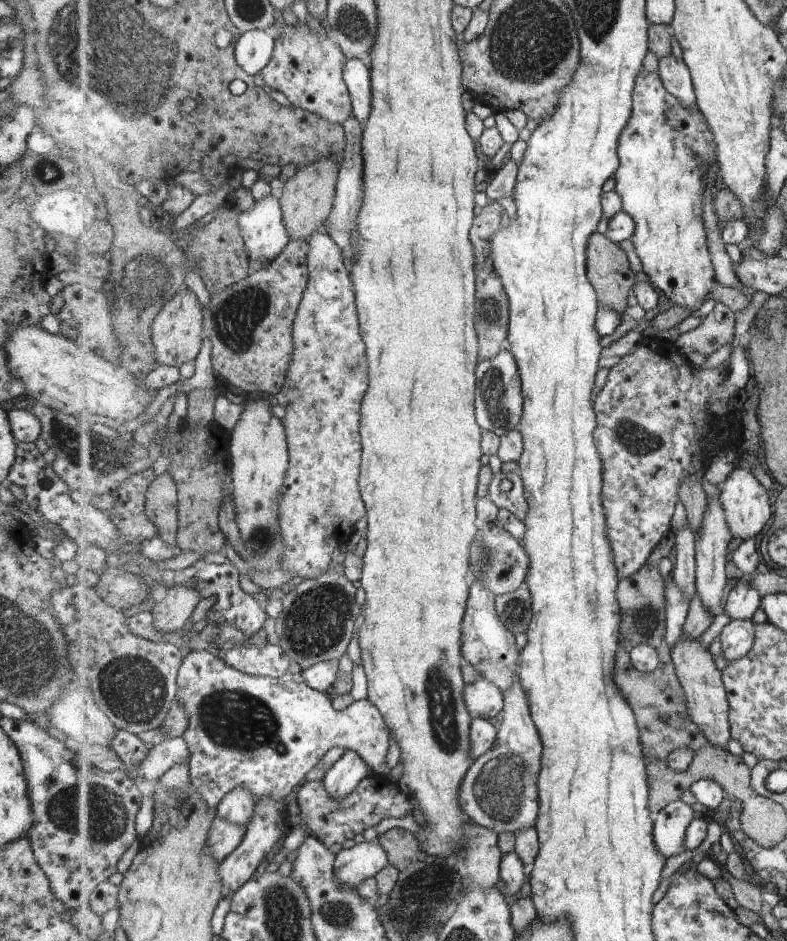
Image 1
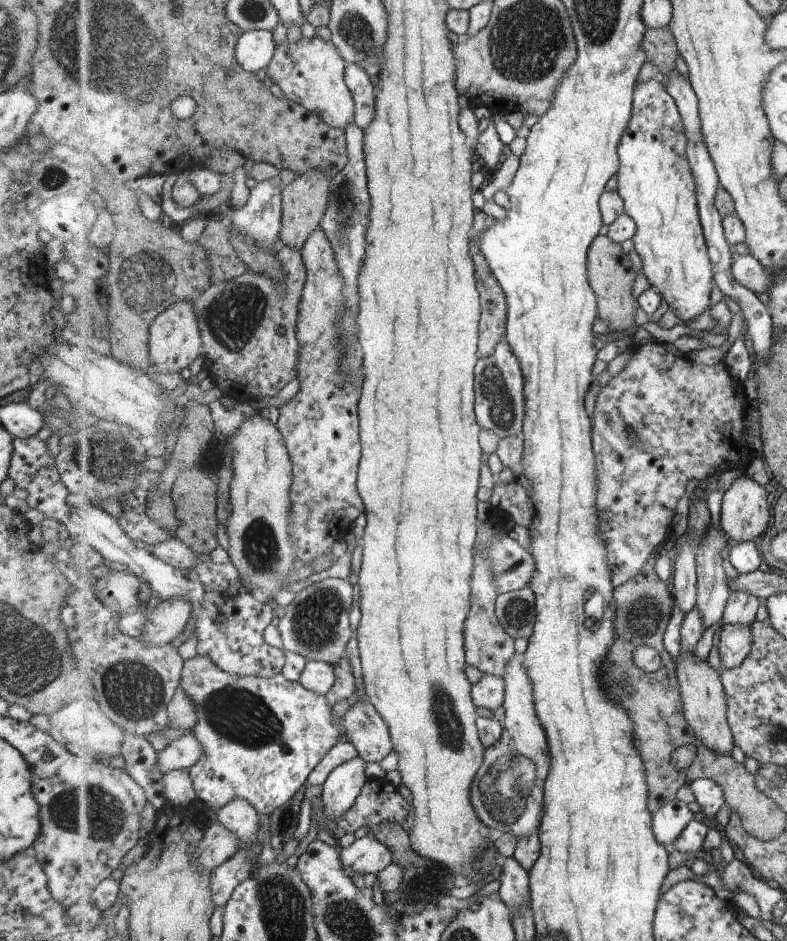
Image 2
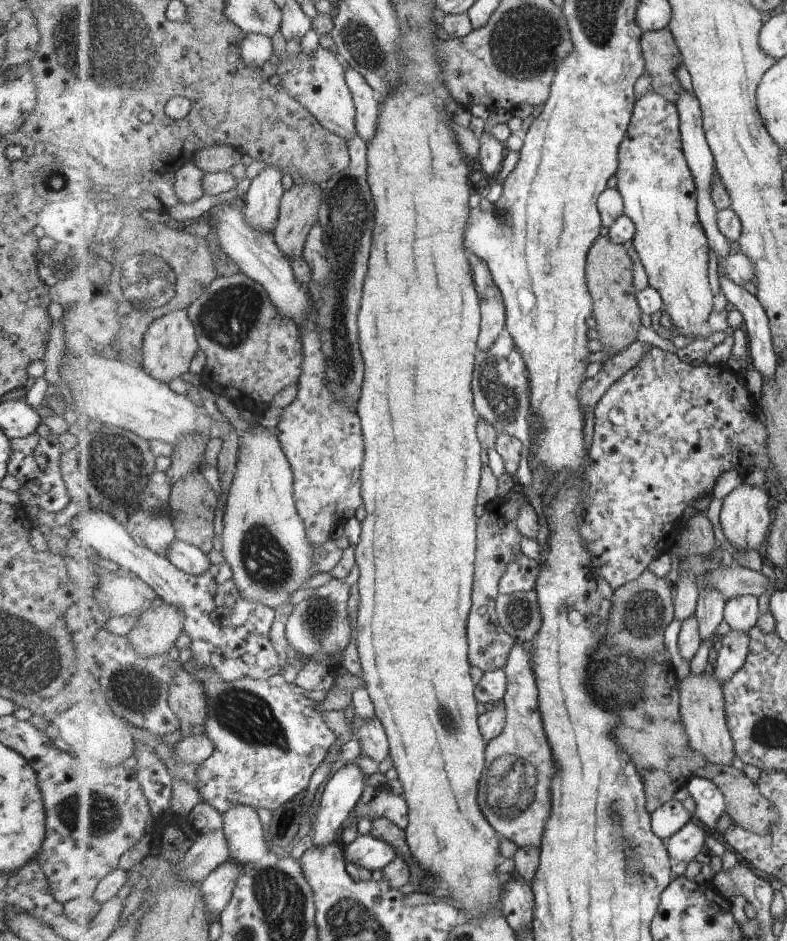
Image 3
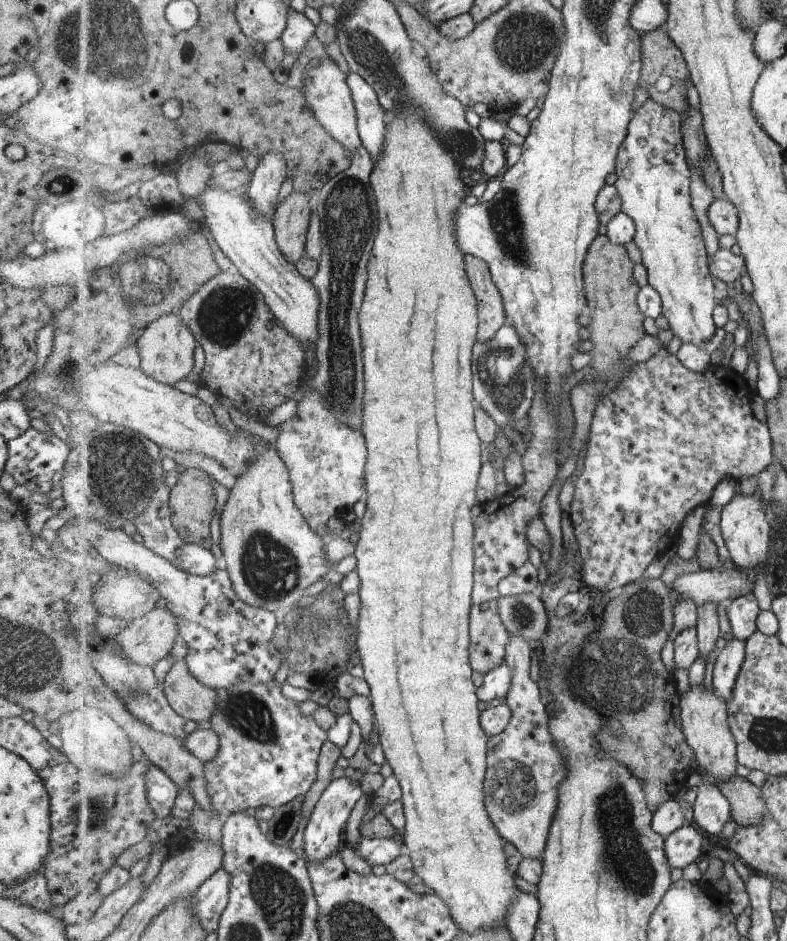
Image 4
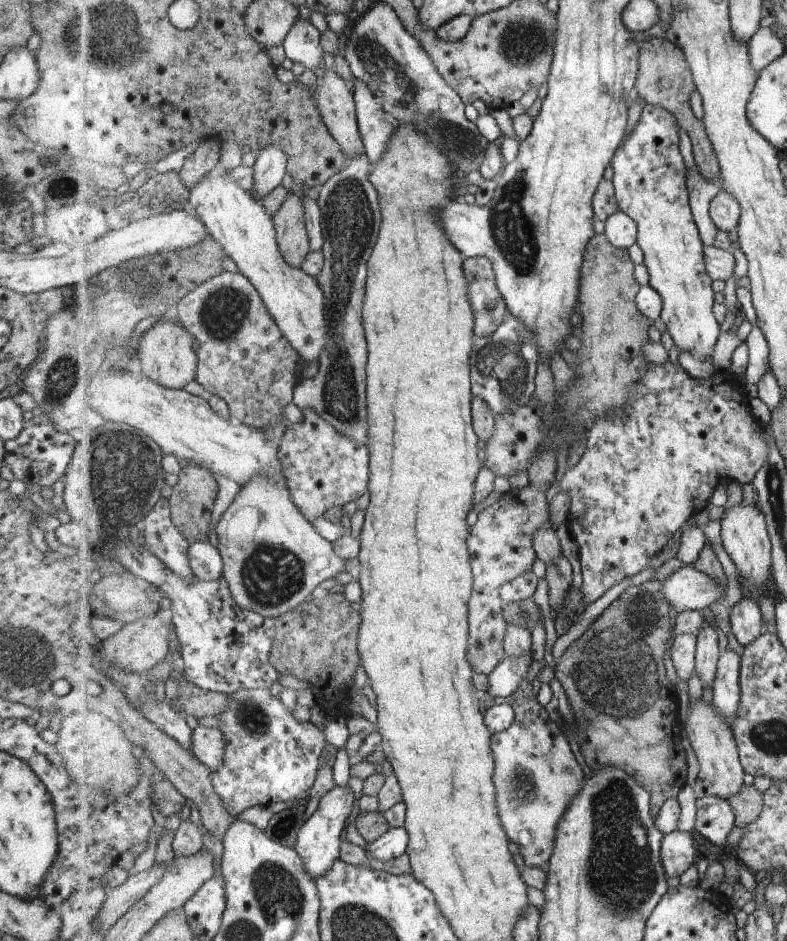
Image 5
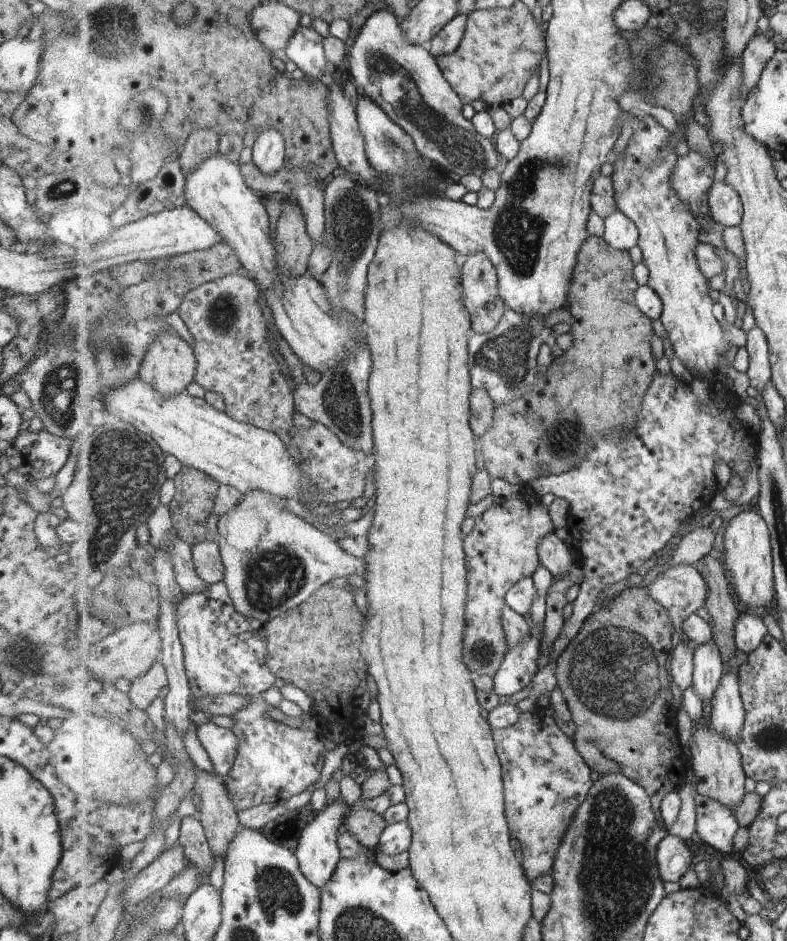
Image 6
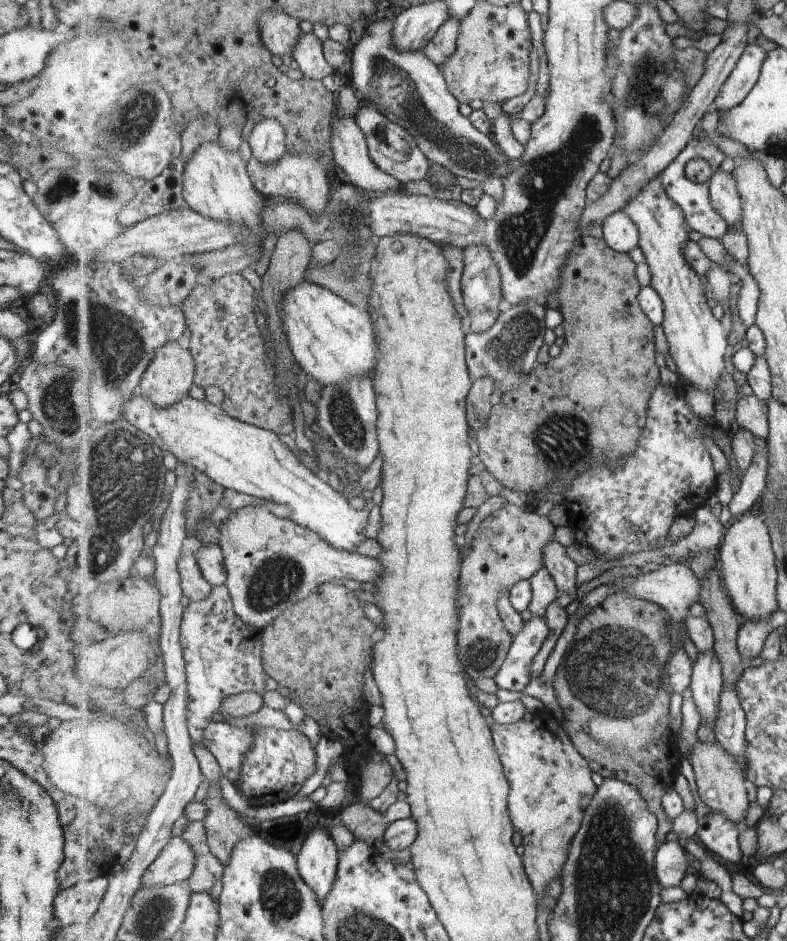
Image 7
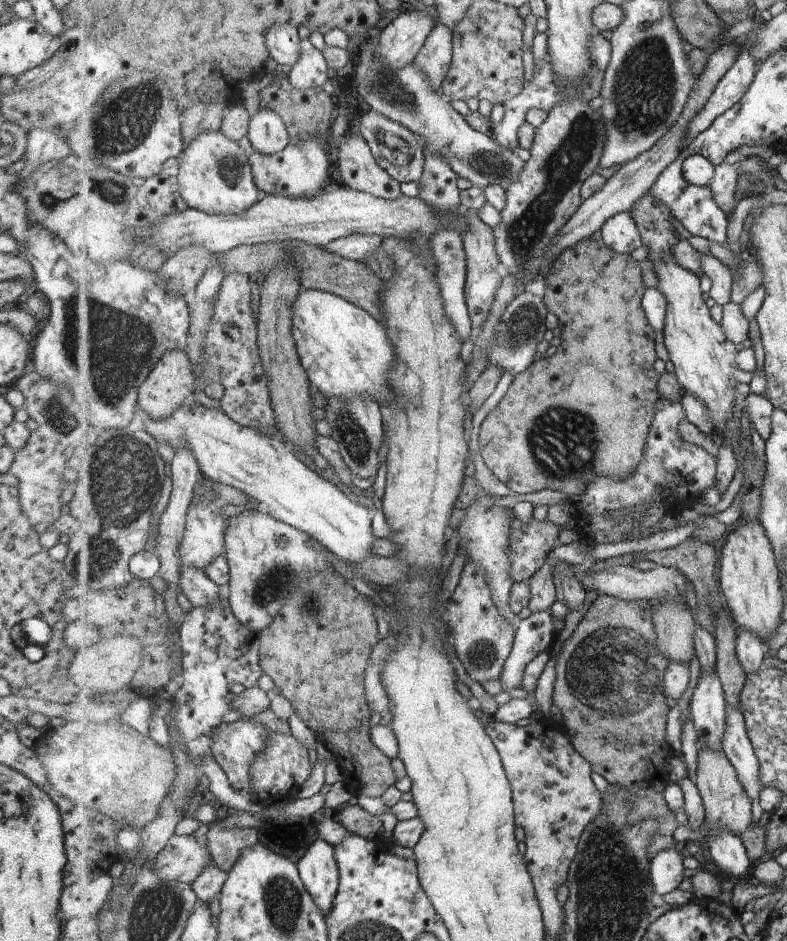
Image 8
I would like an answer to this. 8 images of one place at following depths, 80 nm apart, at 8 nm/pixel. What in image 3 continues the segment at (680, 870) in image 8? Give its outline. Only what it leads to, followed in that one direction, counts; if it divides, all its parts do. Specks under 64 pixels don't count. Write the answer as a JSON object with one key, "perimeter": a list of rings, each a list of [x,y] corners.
{"perimeter":[[[688,819],[686,824],[667,840],[670,856],[675,862],[695,860],[699,852],[705,851],[705,836],[708,836],[705,828],[697,820]]]}

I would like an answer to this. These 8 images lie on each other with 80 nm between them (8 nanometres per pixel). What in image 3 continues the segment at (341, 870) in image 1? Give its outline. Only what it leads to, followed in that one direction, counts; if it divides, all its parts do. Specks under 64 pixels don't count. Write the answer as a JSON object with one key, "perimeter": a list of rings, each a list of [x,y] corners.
{"perimeter":[[[372,834],[359,835],[344,847],[347,863],[355,863],[370,871],[384,869],[398,857],[393,845],[374,837]]]}

